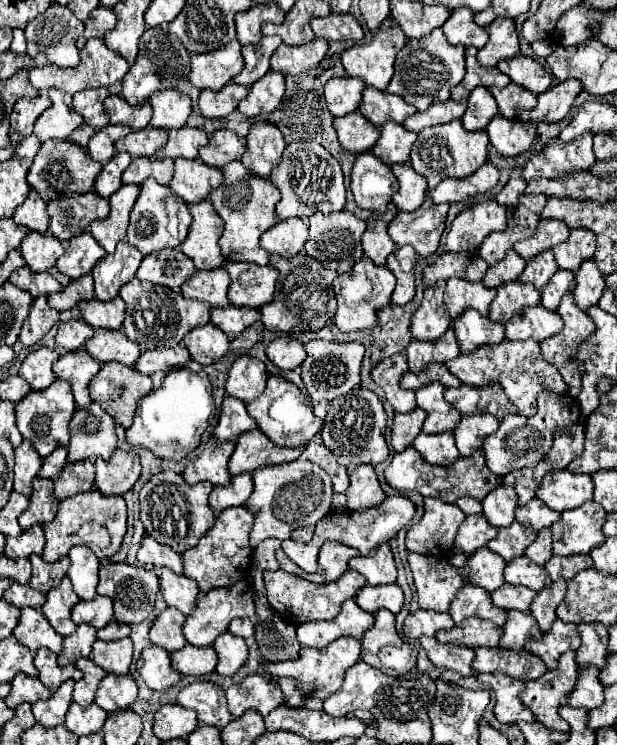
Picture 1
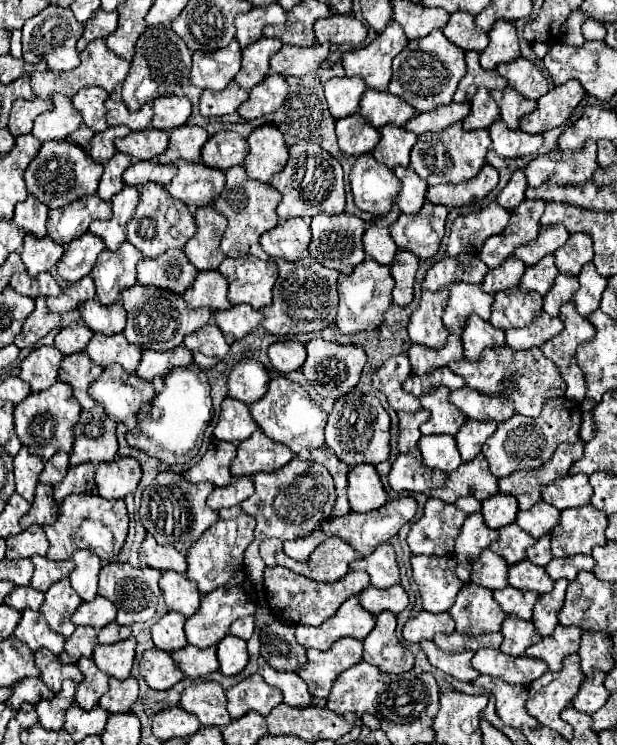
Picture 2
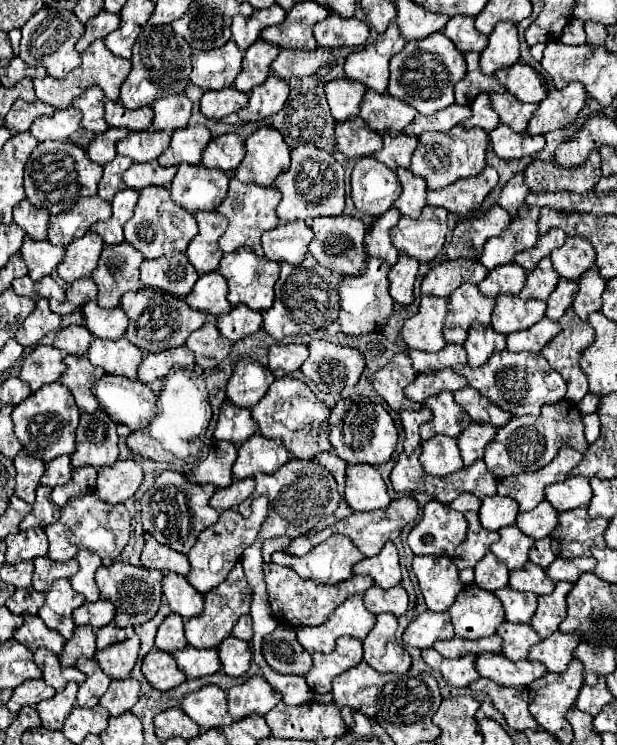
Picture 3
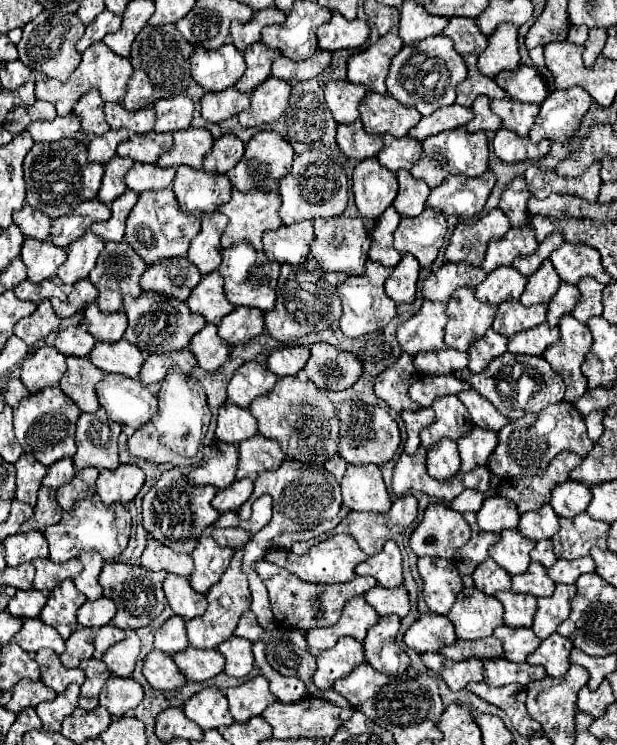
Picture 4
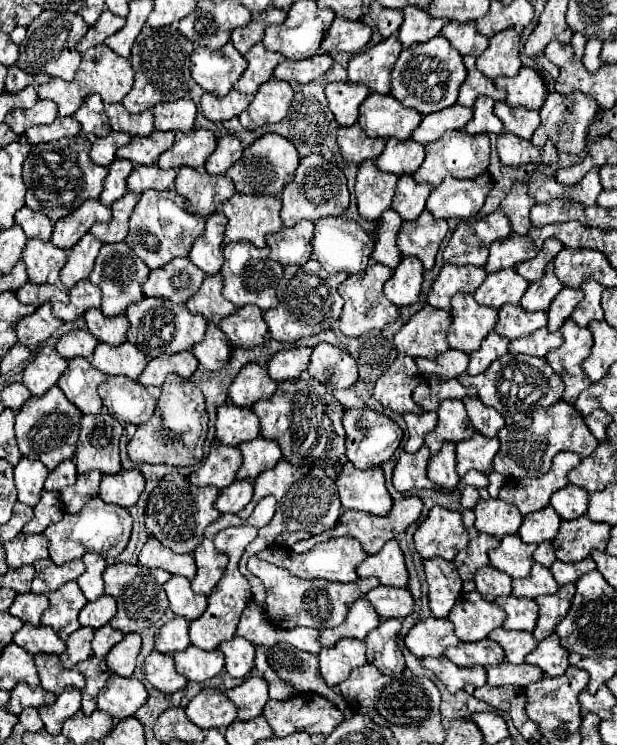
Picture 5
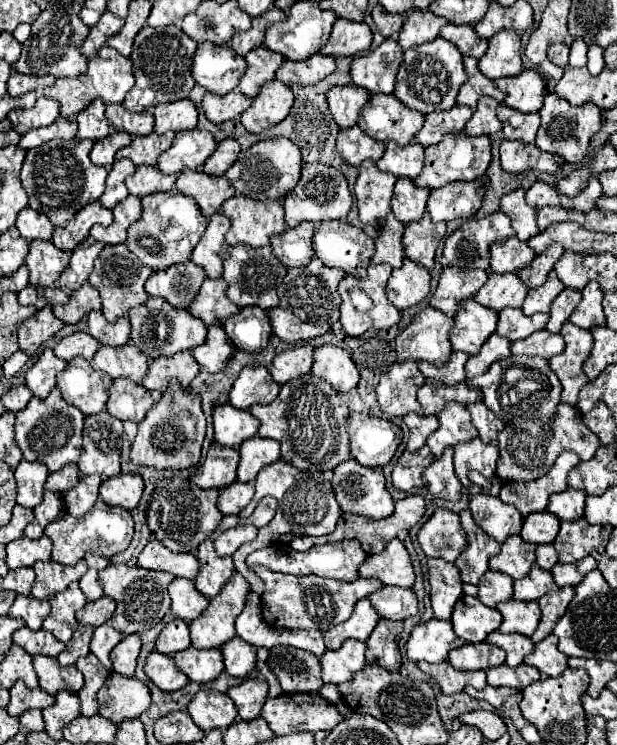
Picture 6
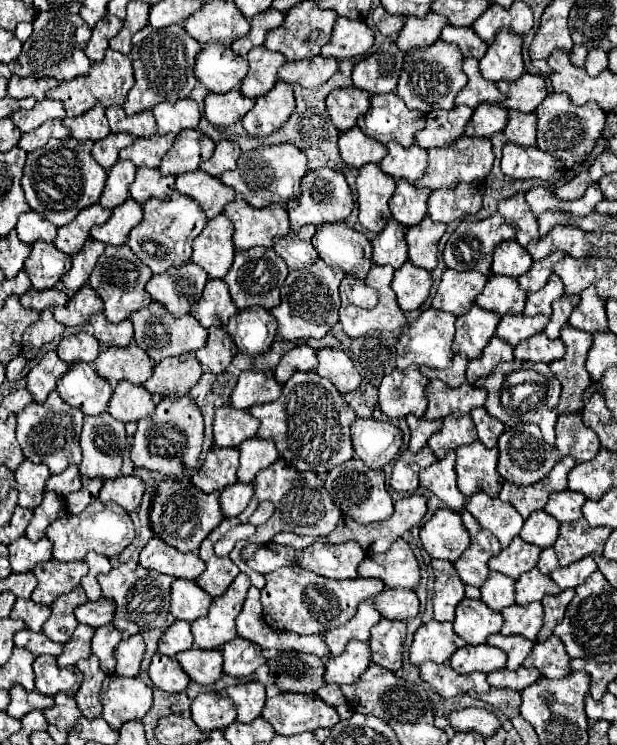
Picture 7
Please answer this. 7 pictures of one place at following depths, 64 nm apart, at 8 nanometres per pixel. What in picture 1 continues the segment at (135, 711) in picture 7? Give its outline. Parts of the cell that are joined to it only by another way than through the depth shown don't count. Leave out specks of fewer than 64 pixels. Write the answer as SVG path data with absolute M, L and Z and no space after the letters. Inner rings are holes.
M108 674L100 682L100 688L96 694L96 704L112 714L112 712L130 708L132 702L136 700L136 694L138 694L138 686L130 674L126 674L126 676Z

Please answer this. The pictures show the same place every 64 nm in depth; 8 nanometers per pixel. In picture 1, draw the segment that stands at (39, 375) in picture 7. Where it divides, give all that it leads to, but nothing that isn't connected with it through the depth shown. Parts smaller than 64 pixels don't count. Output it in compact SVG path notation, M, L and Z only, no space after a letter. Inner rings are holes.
M38 348L38 350L30 352L24 358L18 374L32 386L32 390L44 390L44 388L48 388L56 380L52 364L58 358L60 358L60 354L56 350Z

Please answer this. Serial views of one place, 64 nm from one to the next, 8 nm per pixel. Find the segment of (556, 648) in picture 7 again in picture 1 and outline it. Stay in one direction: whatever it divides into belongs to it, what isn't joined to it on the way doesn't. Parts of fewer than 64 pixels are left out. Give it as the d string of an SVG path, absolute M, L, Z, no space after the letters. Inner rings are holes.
M556 620L552 630L544 634L540 640L532 640L528 644L528 652L542 658L550 670L558 668L558 658L568 650L580 648L580 632L576 624L564 624L562 620Z

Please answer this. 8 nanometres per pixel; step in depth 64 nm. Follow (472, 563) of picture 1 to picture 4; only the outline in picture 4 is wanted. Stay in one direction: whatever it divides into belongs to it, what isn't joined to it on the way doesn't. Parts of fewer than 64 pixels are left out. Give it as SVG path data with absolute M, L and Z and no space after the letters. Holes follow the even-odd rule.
M490 558L486 560L486 564L480 564L476 568L476 572L472 574L472 578L474 578L476 588L480 592L484 592L486 596L494 596L496 592L510 590L510 574L504 572L504 568L500 568Z

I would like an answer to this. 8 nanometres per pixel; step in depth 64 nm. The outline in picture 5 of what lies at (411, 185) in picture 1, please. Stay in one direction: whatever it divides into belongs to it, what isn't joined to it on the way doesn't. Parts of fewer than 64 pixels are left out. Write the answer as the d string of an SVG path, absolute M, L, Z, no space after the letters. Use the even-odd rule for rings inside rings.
M400 176L392 208L400 214L402 220L416 220L416 216L422 214L430 192L432 188L428 184L416 184L412 176Z

